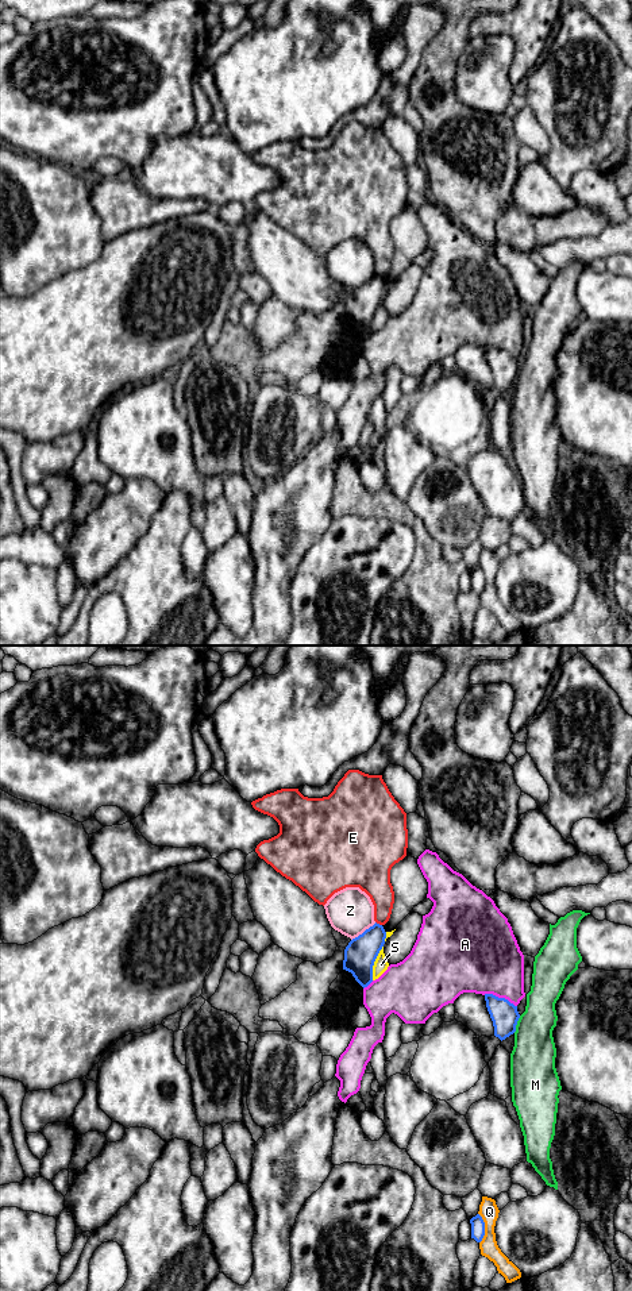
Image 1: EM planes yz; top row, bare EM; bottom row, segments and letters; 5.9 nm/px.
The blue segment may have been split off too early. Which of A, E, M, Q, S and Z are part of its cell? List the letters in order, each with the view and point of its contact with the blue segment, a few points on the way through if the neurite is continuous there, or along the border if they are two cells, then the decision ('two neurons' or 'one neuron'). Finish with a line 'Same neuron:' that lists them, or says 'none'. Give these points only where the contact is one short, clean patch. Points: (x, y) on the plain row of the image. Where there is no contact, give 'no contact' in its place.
A: yz (500, 350) | two neurons
E: yz (378, 276) | along yz (376, 273), (381, 277) | two neurons
M: yz (516, 376) | two neurons
Q: yz (484, 580) | two neurons
S: yz (373, 315) | along yz (382, 297), (373, 318), (372, 331) | two neurons
Z: yz (365, 282) | along yz (376, 274), (351, 292) | two neurons
Same neuron: none

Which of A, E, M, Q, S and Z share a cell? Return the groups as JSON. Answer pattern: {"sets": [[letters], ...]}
{"sets": [["A"], ["E"], ["M"], ["Q"], ["S"], ["Z"]]}

